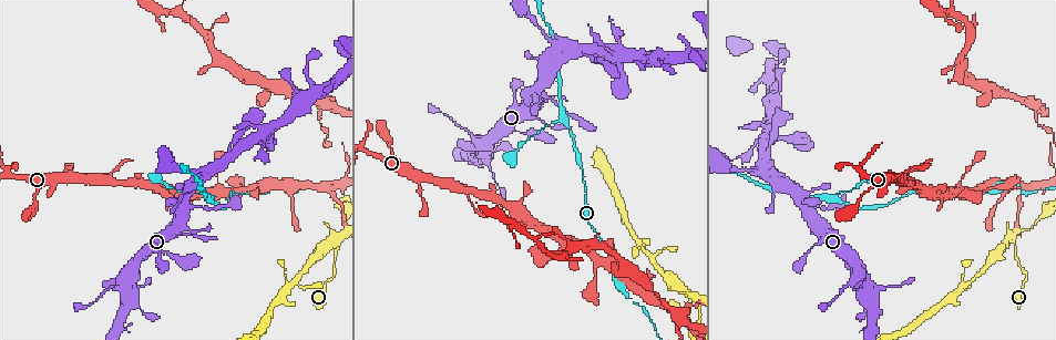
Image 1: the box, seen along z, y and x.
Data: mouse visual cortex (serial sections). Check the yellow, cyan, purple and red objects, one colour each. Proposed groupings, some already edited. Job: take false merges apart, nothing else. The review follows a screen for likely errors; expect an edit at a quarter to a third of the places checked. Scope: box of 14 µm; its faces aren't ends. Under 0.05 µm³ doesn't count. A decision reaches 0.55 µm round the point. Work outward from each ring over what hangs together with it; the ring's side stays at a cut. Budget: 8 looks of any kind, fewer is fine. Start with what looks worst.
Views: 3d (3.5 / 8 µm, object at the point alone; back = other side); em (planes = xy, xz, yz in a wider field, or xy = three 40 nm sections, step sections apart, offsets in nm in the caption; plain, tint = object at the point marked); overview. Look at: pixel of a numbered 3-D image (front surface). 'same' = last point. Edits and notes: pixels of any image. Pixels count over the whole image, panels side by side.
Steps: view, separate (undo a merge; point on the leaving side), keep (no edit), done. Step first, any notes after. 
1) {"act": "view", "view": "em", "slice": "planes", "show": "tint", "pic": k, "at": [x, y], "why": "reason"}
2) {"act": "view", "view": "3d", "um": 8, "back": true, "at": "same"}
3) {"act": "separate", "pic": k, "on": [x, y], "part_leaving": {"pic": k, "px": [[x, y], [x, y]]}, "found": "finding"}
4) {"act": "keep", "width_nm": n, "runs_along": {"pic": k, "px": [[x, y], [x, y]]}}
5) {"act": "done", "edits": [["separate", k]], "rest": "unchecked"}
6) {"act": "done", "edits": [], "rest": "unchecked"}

{"act": "view", "view": "3d", "um": 8, "back": true, "pic": 1, "at": [1010, 241], "why": "branch point"}

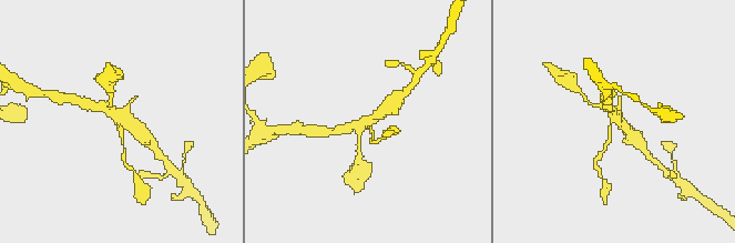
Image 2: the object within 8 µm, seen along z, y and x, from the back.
{"act": "view", "view": "em", "slice": "xy", "step": 3, "show": "tint", "pic": 2, "at": [370, 120]}

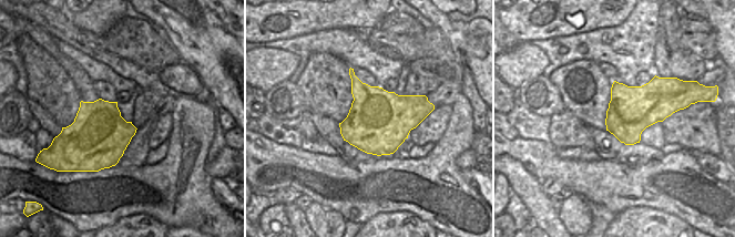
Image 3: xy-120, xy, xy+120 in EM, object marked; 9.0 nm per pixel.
{"act": "keep", "width_nm": 550, "runs_along": {"pic": 2, "px": [[373, 131], [368, 122], [391, 103]]}, "found": "continuous, no second cell"}

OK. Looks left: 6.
{"act": "view", "view": "3d", "um": 8, "pic": 1, "at": [324, 191], "why": "a fork"}

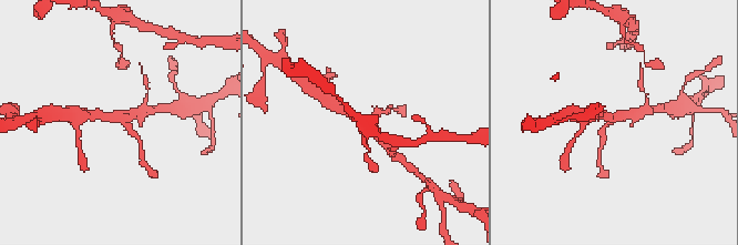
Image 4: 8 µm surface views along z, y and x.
{"act": "view", "view": "3d", "um": 3.5, "pic": 4, "at": [118, 119], "why": "zoom in"}

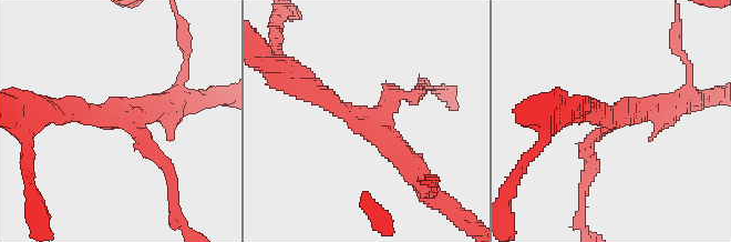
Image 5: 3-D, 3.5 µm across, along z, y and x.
{"act": "keep", "runs_along": {"pic": 5, "px": [[300, 83], [361, 118], [415, 172]]}, "found": "one cell here"}

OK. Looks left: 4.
{"act": "view", "view": "3d", "um": 3.5, "pic": 1, "at": [616, 36], "why": "a narrow waist"}

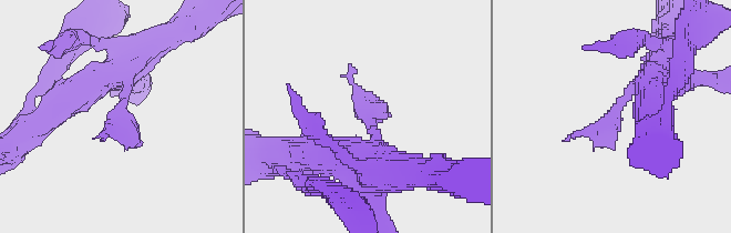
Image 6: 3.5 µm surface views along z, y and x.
{"act": "view", "view": "em", "slice": "xy", "step": 2, "show": "tint", "pic": 6, "at": [369, 124]}

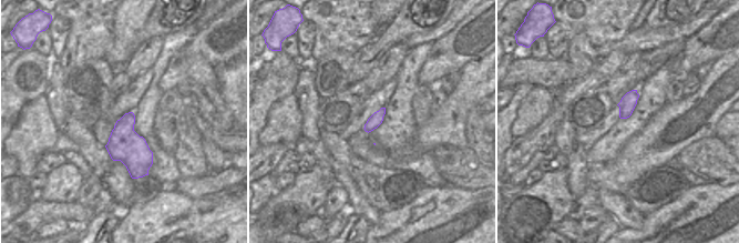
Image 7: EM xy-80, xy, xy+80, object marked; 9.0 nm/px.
{"act": "keep", "runs_along": {"pic": 6, "px": [[95, 82], [126, 76], [120, 120], [140, 143]]}, "found": "all the same cell"}

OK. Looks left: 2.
{"act": "done", "edits": [], "rest": "unchecked"}

